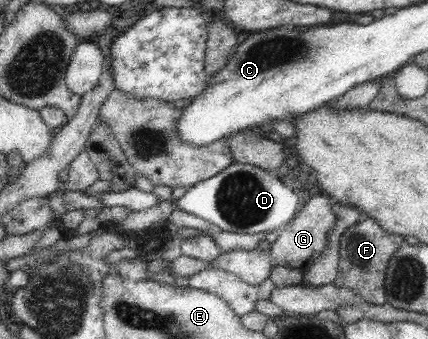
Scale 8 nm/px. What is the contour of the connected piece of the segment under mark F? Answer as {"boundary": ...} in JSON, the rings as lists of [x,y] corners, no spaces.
{"boundary":[[[368,217],[363,222],[348,227],[339,241],[338,275],[333,281],[336,287],[352,290],[361,299],[374,305],[387,303],[384,279],[390,257],[404,244],[404,236],[388,233],[381,225]]]}

